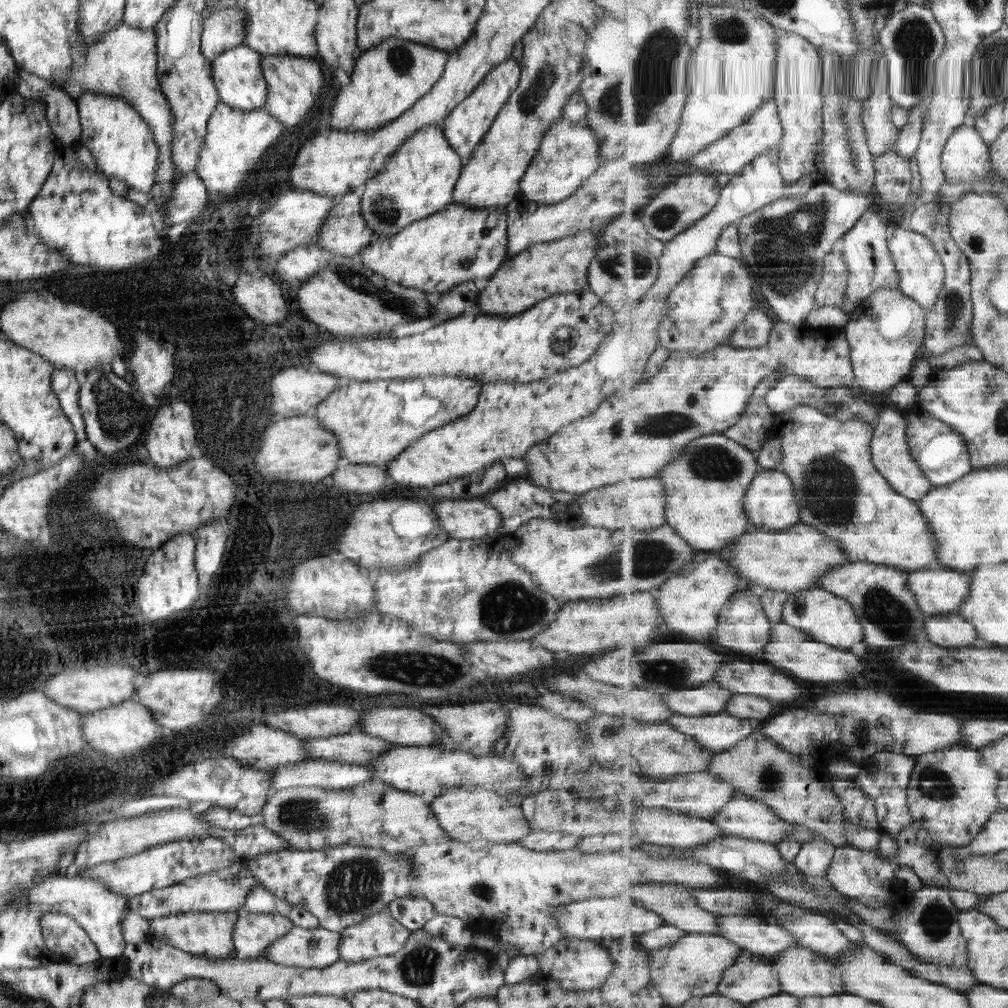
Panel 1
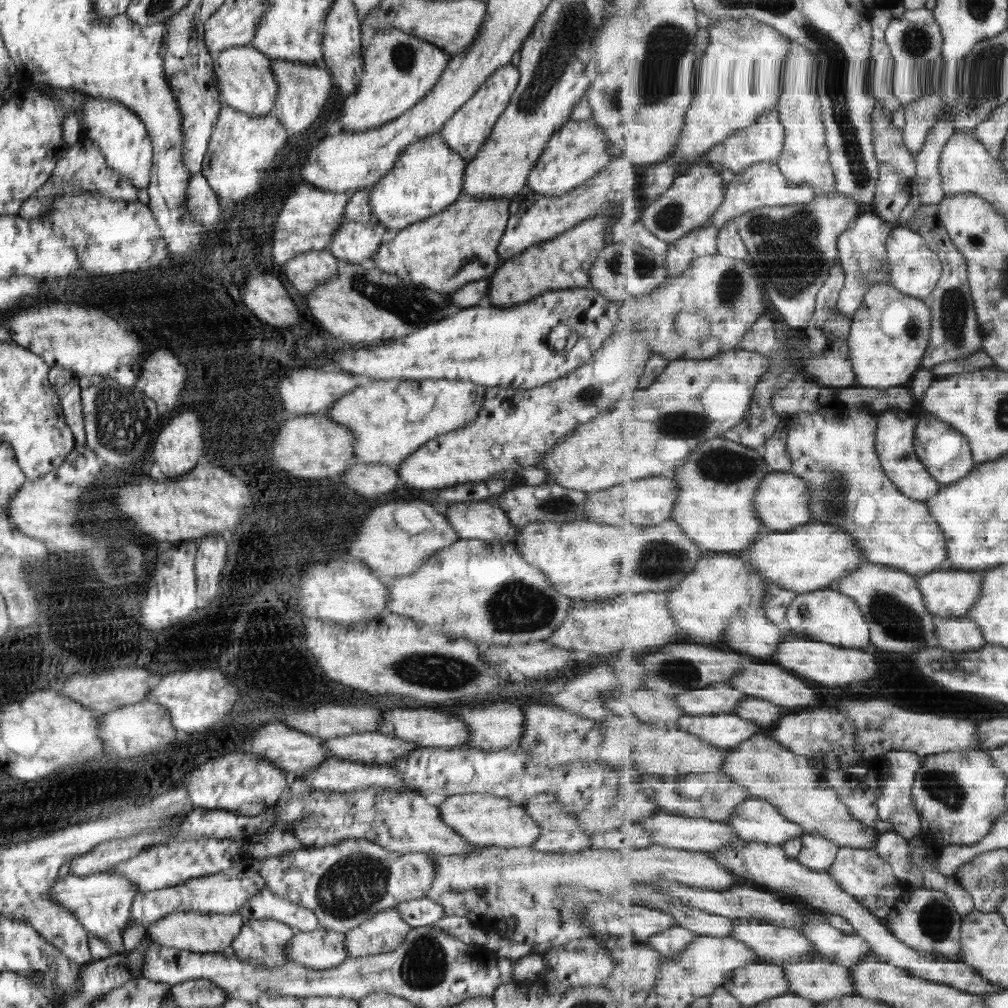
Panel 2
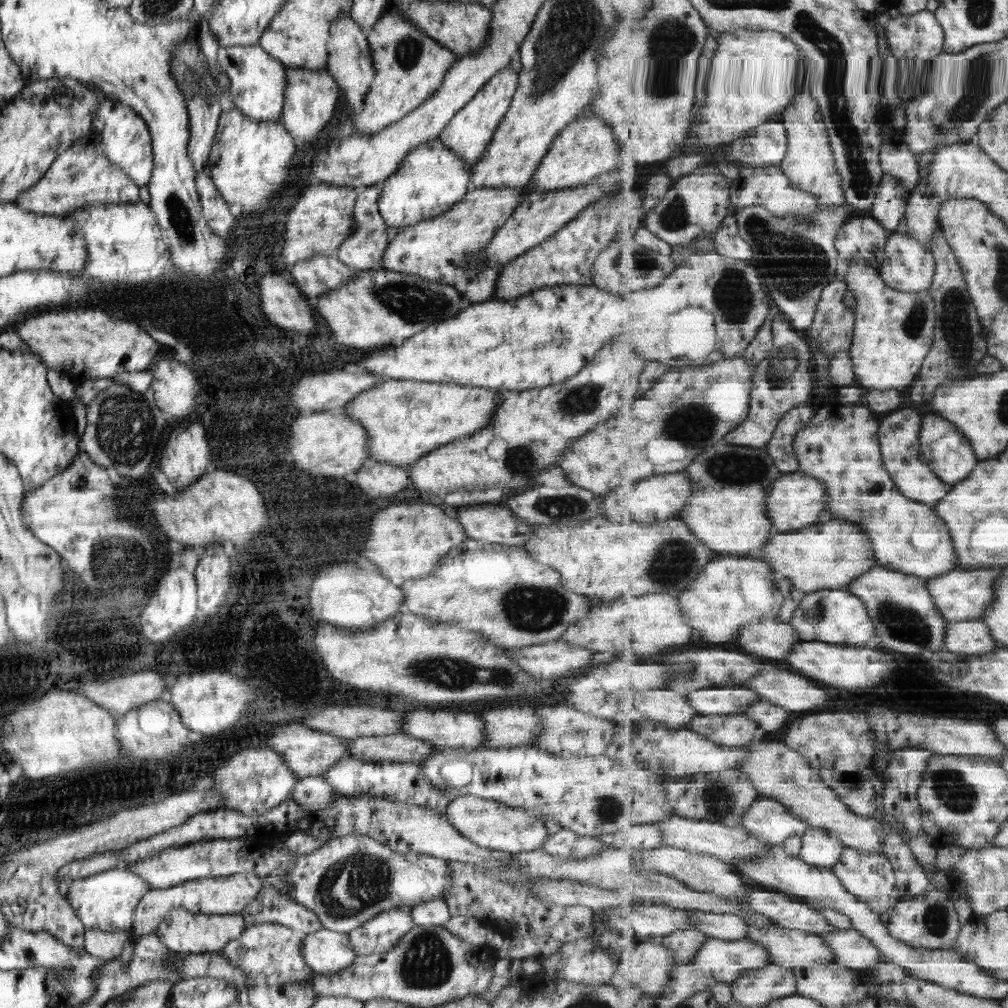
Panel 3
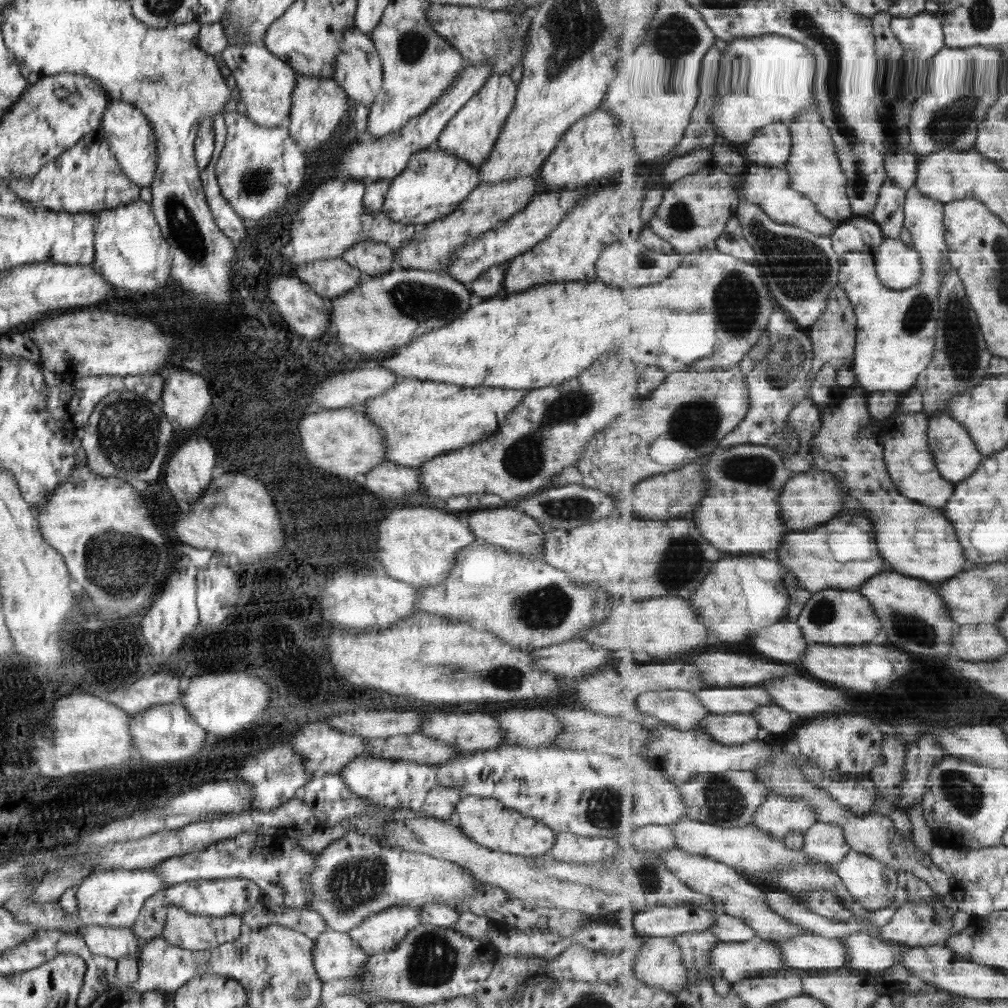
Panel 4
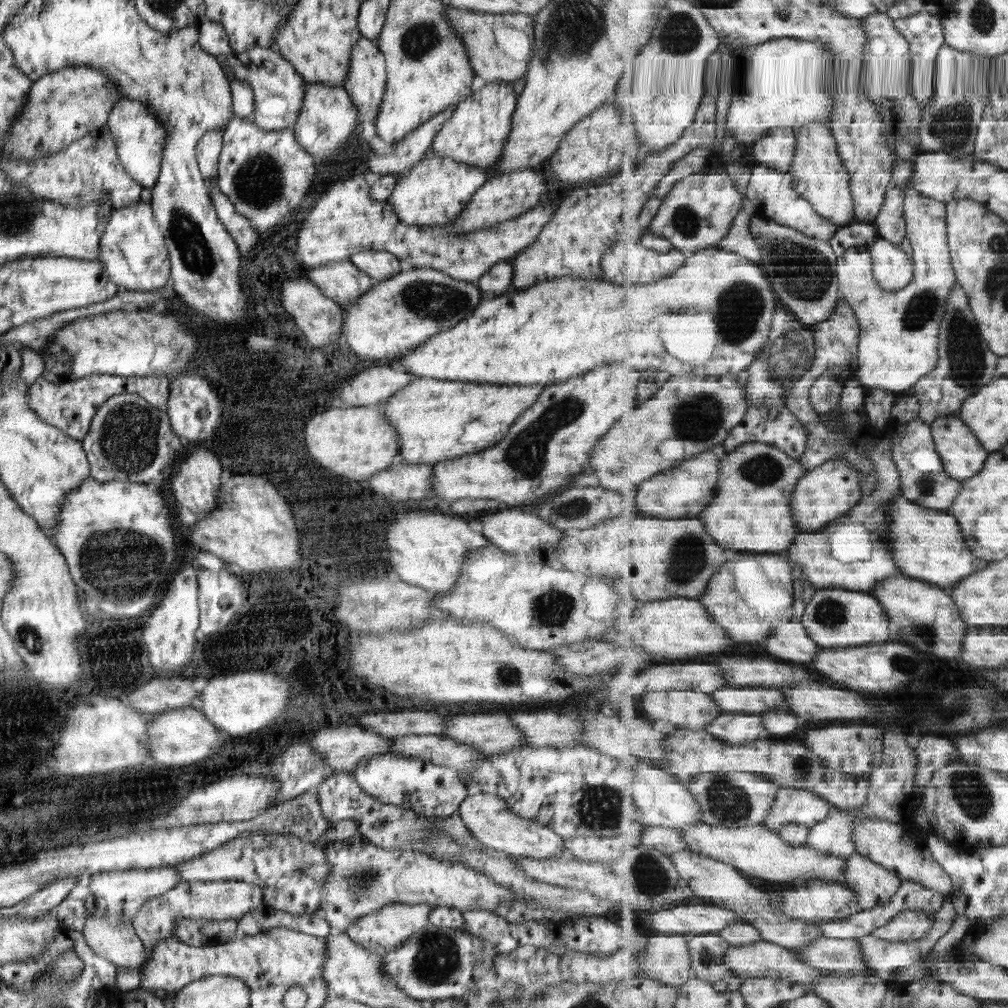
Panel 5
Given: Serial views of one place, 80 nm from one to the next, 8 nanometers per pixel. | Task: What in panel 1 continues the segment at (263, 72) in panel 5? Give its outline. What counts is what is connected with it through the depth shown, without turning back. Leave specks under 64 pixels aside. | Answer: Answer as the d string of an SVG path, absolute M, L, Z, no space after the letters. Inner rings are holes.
M243 44L224 50L210 62L211 78L217 89L218 100L241 111L263 109L267 89L261 70L260 54Z

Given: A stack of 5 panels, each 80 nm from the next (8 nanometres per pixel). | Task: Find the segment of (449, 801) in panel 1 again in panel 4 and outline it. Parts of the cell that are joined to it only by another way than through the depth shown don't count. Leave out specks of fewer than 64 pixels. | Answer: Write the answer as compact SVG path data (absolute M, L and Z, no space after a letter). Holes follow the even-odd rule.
M473 795L460 797L455 803L451 821L471 841L490 851L530 858L531 856L547 854L554 843L554 832L541 820L505 808L494 798Z

